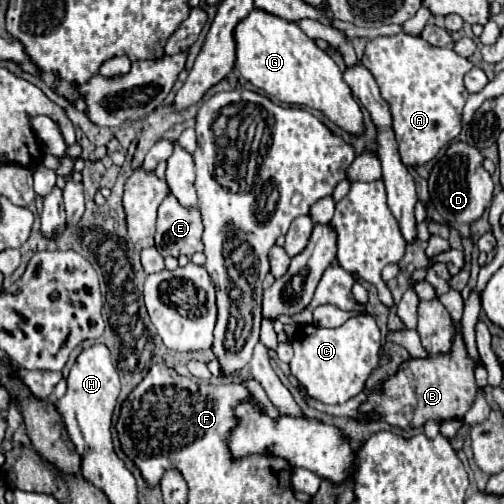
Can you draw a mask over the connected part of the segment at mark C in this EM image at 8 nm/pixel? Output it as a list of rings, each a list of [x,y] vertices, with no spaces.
[[[369,314],[351,316],[339,328],[299,326],[293,338],[293,350],[295,356],[289,362],[291,374],[301,382],[307,394],[323,404],[343,404],[365,388],[369,374],[379,366],[381,332]]]

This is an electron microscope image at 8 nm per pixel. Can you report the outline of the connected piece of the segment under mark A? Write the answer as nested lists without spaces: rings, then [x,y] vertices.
[[[403,32],[369,40],[361,64],[373,74],[381,88],[381,96],[391,106],[393,130],[405,166],[415,168],[427,164],[441,148],[447,148],[459,136],[461,110],[469,96],[463,86],[463,76],[473,68],[469,58],[449,48],[431,46],[419,36]]]

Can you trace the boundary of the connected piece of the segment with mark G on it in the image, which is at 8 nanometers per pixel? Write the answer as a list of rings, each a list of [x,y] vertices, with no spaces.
[[[253,8],[239,26],[235,26],[237,60],[235,68],[253,86],[283,104],[307,106],[323,112],[331,122],[353,134],[363,132],[363,114],[351,96],[351,88],[343,82],[339,66],[305,32],[285,18],[273,16],[261,8]]]

